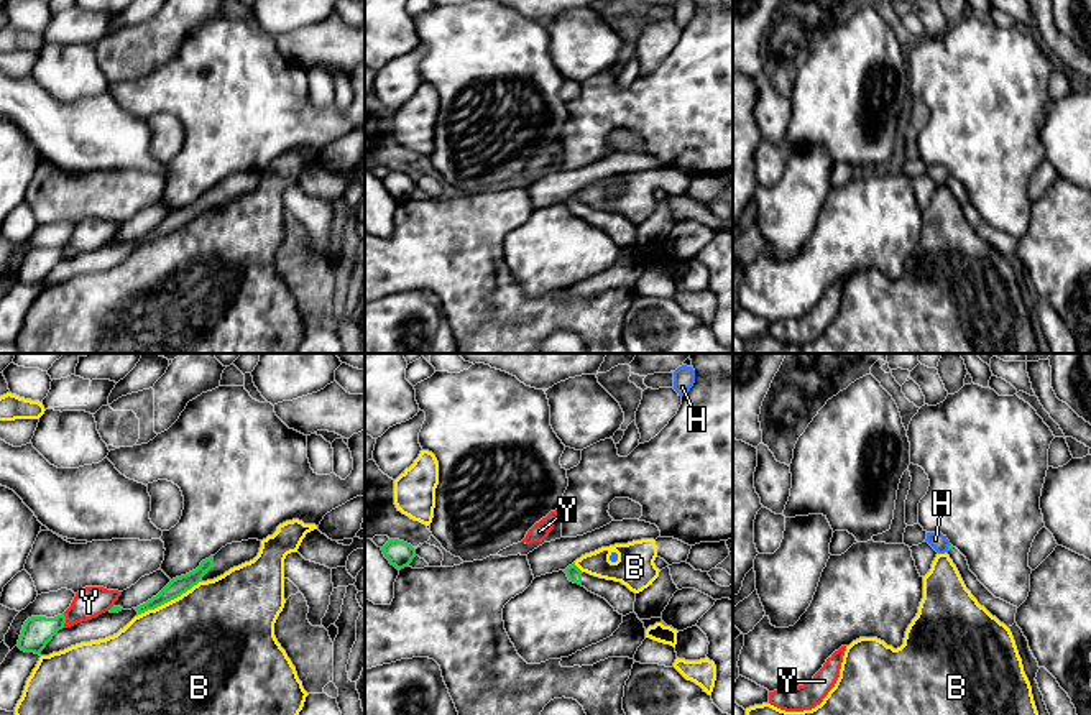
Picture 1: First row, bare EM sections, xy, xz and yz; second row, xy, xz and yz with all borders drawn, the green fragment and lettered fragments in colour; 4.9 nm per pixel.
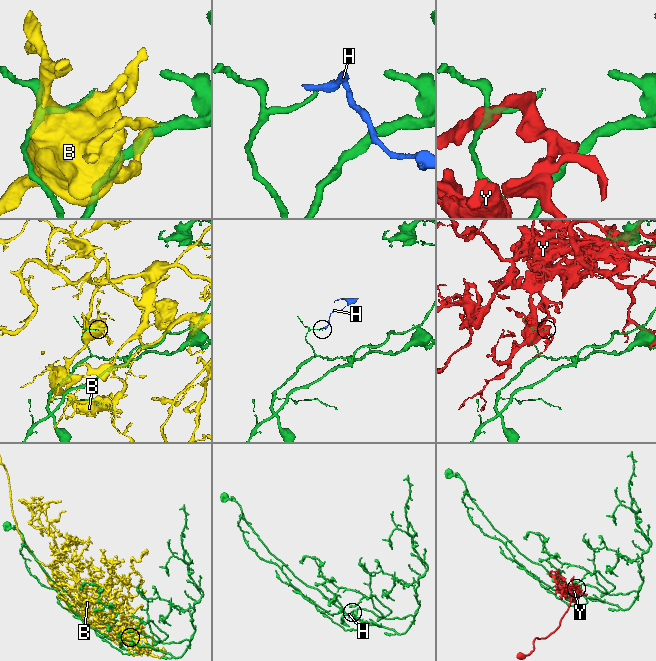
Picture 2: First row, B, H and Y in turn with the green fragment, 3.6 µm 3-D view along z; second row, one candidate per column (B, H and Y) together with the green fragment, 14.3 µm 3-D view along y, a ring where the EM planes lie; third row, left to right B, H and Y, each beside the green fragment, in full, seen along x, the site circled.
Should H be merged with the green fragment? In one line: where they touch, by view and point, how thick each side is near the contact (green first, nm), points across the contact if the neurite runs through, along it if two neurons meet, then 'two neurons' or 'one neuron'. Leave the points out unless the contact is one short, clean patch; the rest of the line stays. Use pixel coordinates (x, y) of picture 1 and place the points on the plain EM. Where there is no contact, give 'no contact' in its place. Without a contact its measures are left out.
meets green in yz at (948, 179); 20 nm thick on the green side, 80 nm on the other; border along yz (950, 176), (947, 181); two neurons

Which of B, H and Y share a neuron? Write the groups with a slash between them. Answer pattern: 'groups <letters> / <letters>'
groups B / H / Y

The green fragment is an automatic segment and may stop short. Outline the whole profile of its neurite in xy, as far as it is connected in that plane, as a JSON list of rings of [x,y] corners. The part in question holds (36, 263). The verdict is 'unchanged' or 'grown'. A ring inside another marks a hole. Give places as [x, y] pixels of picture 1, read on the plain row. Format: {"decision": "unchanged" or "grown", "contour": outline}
{"decision": "unchanged", "contour": [[[64,245],[54,250],[31,248],[25,253],[16,278],[25,284],[41,286],[53,268],[64,260],[64,255]]]}

